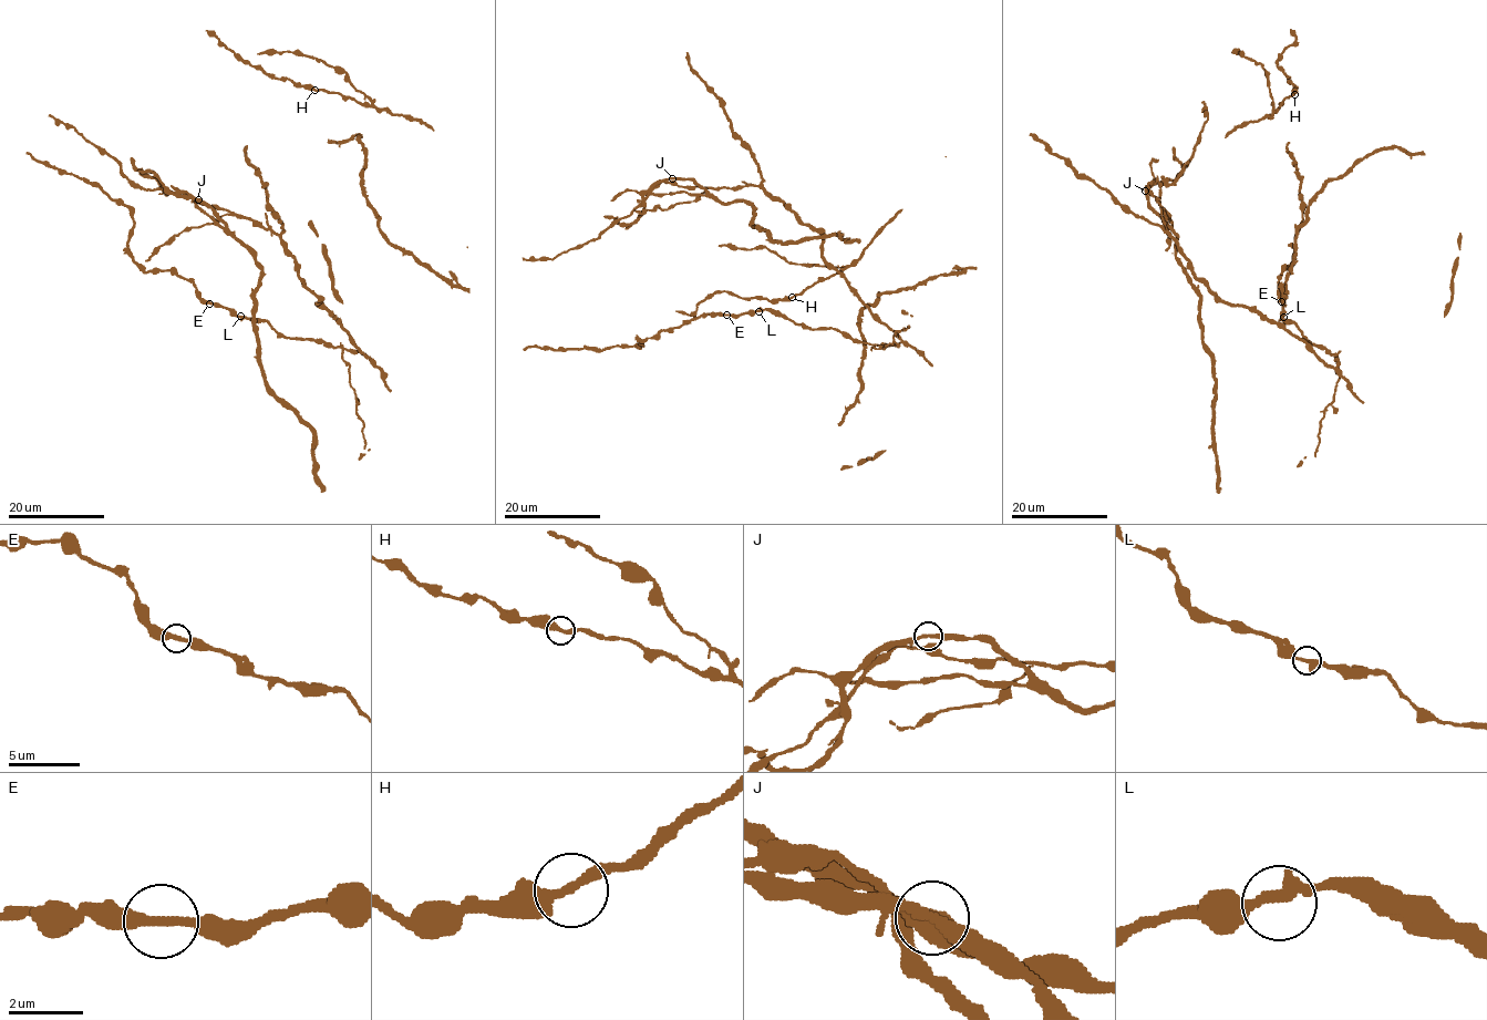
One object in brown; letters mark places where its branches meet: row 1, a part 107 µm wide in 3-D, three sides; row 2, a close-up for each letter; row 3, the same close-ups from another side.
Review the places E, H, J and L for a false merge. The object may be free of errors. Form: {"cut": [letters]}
{"cut": []}

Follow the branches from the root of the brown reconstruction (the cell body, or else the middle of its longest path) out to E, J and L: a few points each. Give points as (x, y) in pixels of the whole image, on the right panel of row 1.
E: (1273, 323), (1290, 331), (1328, 366), (1336, 366), (1335, 357), (1309, 343), (1298, 328), (1281, 318), (1281, 301)
J: (1273, 323), (1246, 306), (1225, 304), (1196, 276), (1191, 261), (1165, 227), (1160, 205), (1145, 192)
L: (1273, 323), (1290, 331), (1334, 368), (1335, 357), (1309, 343), (1298, 328), (1283, 317)

